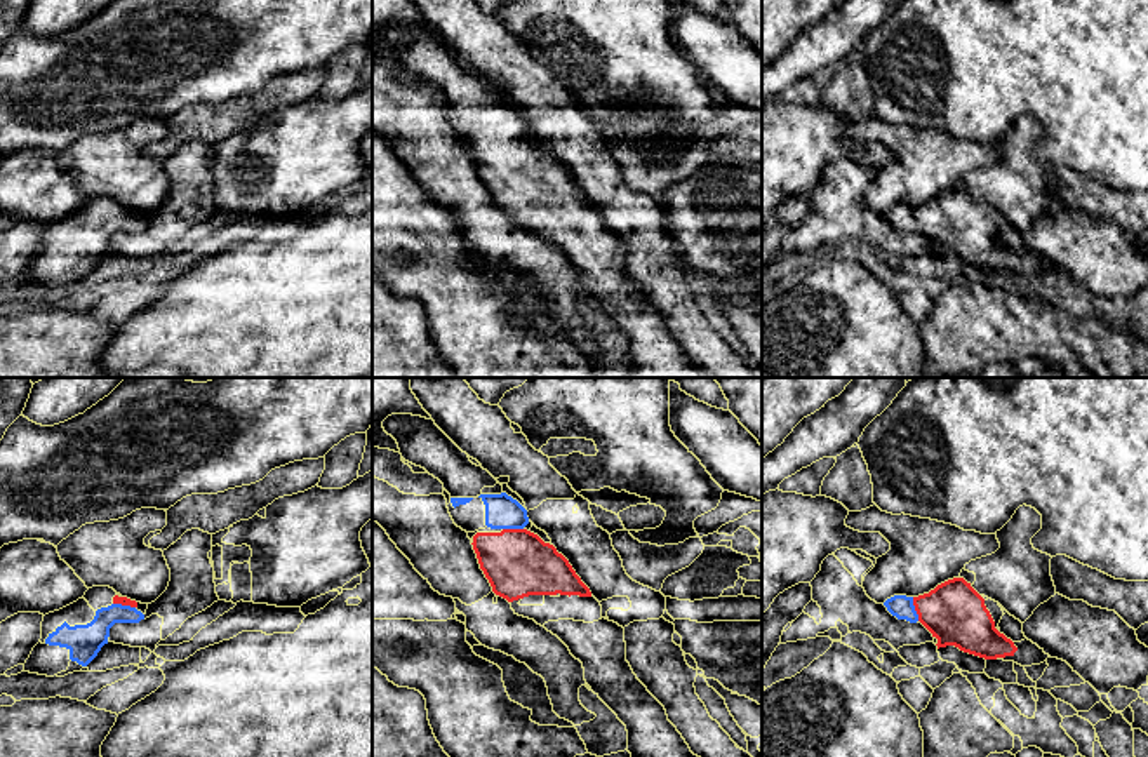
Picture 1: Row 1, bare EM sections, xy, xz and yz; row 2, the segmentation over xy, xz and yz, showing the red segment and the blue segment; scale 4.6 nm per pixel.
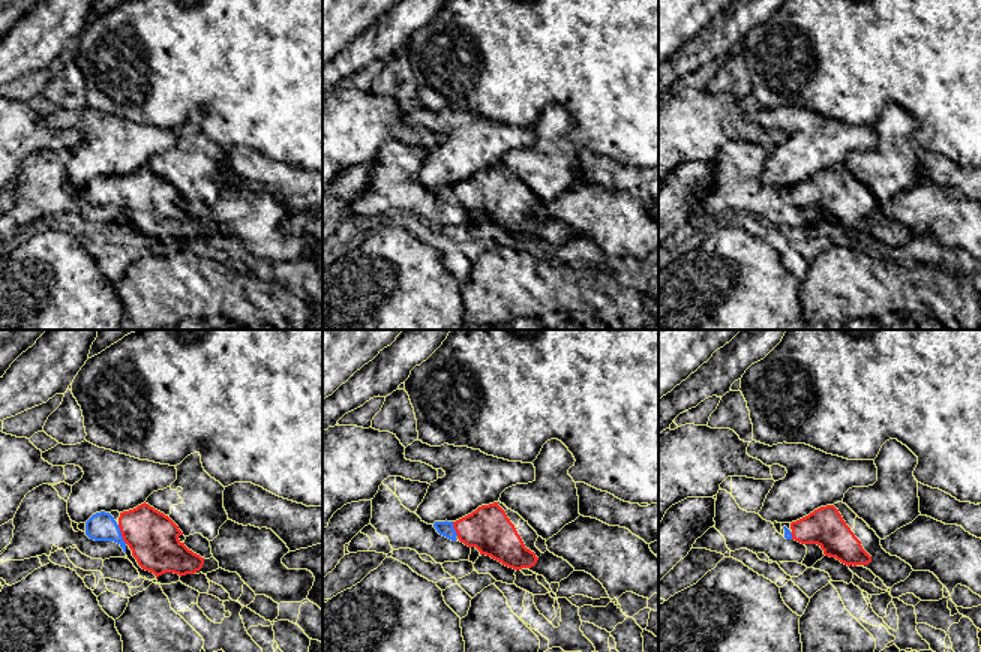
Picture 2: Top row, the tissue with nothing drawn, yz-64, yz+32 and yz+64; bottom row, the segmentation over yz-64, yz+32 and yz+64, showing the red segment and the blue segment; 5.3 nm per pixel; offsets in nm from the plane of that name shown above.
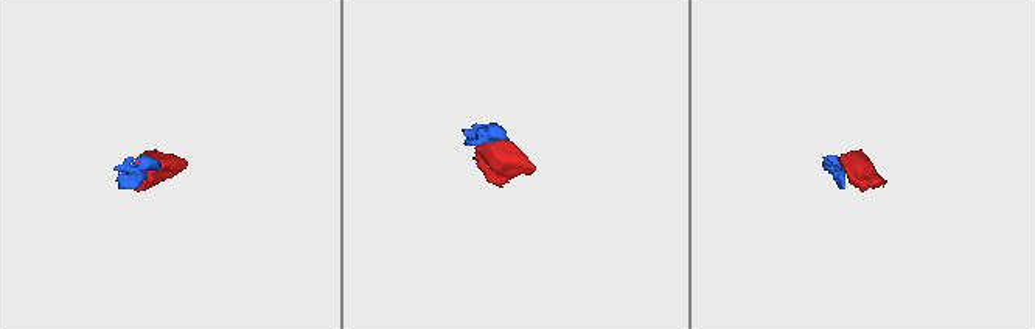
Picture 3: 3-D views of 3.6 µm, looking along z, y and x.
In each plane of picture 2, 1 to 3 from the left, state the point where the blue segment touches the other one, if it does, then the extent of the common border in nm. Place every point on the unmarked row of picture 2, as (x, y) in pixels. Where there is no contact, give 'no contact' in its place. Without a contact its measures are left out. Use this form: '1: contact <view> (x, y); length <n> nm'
1: contact yz-64 (122, 198); length 120 nm
2: contact yz+32 (455, 194); length 90 nm
3: contact yz+64 (792, 200); length 40 nm

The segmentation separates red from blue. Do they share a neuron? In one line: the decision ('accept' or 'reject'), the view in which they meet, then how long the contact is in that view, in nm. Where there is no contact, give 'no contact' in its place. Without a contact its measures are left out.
accept | yz | 120 nm

